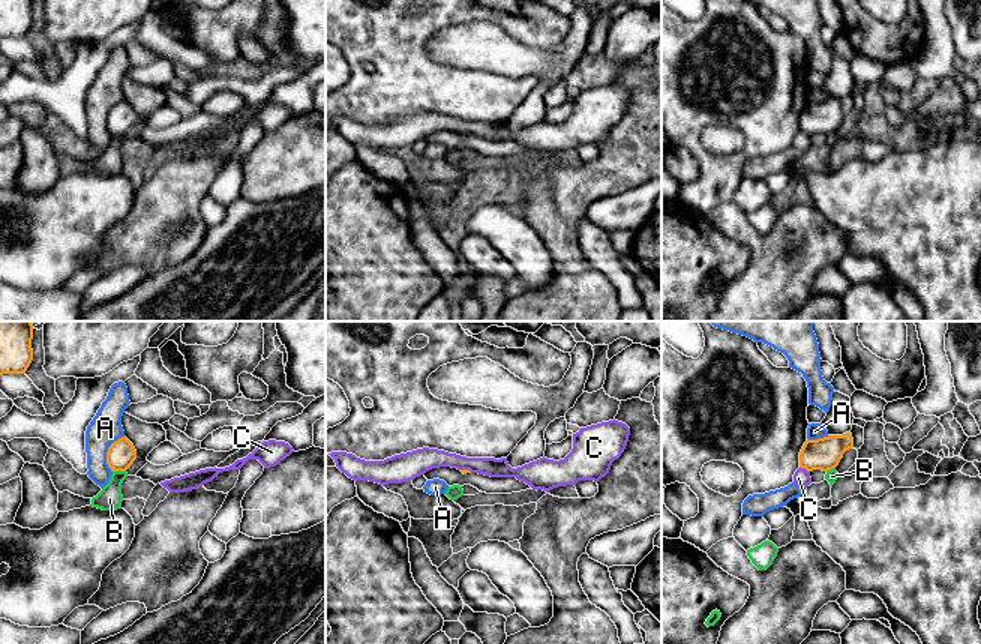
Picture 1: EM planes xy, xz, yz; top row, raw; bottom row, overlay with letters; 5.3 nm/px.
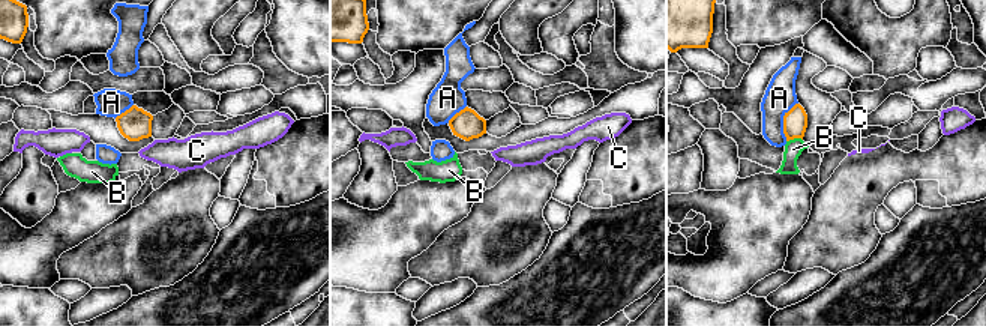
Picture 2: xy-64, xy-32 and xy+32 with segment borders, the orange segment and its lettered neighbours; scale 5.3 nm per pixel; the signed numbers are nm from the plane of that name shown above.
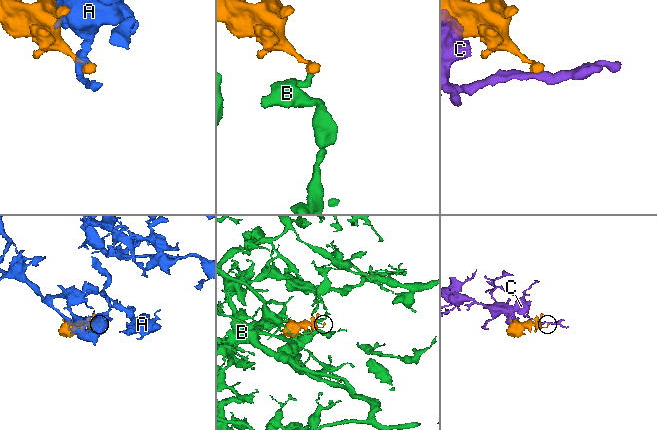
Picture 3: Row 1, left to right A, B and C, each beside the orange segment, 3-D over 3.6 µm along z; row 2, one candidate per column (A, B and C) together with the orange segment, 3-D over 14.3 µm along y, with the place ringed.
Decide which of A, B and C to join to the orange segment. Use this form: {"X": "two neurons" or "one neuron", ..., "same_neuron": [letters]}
{"A": "two neurons", "B": "two neurons", "C": "two neurons", "same_neuron": []}

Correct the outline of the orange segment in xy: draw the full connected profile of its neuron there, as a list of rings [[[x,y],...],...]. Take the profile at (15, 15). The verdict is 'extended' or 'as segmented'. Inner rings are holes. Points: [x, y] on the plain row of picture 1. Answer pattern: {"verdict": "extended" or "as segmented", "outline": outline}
{"verdict": "as segmented", "outline": [[[0,0],[0,39],[26,38],[33,24],[33,0]]]}

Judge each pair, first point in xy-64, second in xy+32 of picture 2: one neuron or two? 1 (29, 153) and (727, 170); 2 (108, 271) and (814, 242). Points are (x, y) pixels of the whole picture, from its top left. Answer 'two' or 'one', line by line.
1: one
2: one

